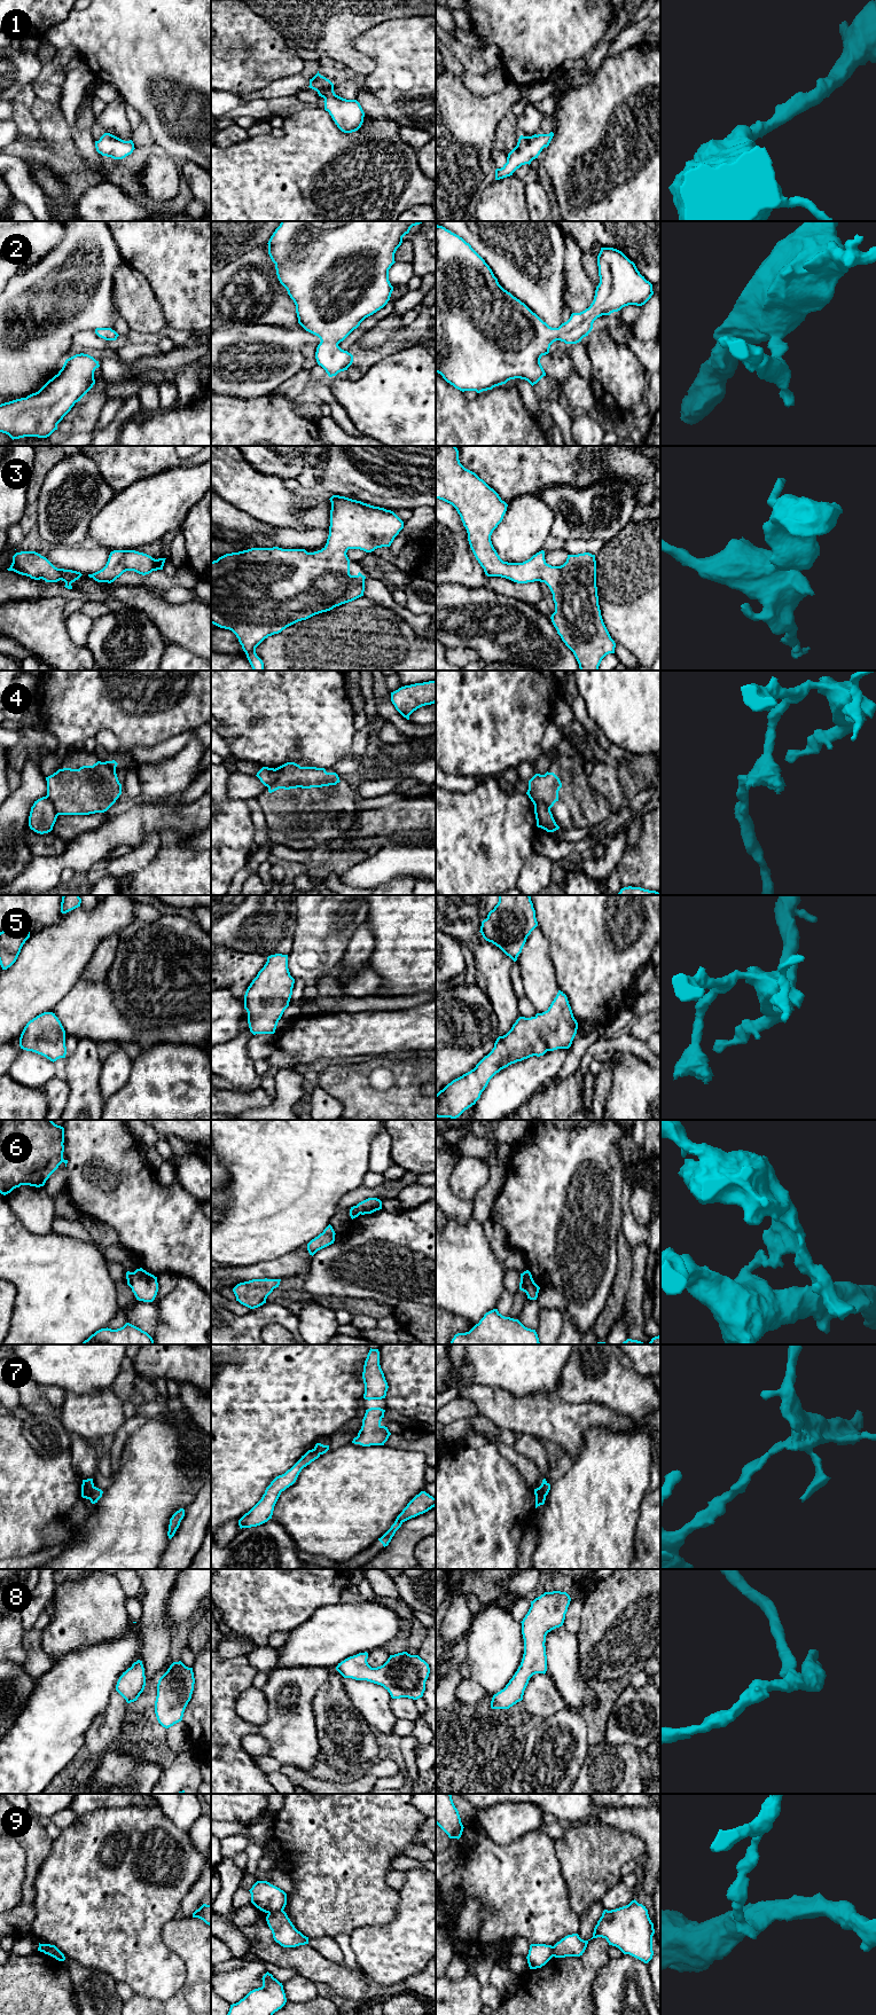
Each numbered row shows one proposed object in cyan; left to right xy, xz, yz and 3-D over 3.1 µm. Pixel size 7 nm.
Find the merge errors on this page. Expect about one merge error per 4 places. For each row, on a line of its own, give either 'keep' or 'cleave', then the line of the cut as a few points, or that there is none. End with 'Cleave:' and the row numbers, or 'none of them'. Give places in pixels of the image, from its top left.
1: keep; no cut
2: keep; no cut
3: keep; no cut
4: cleave; cut in xy along (46, 796), (59, 814)
5: keep; no cut
6: cleave; cut in yz along (522, 1273), (526, 1292)
7: cleave; cut in xy along (94, 1487), (88, 1498)
8: keep; no cut
9: cleave; cut in xz along (282, 1910), (268, 1913)
Cleave: 4, 6, 7, 9

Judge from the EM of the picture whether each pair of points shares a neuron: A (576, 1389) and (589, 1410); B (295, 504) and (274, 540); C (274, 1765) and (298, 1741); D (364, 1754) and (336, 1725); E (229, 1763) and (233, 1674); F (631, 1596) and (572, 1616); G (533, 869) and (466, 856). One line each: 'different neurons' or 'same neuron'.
A: different neurons
B: different neurons
C: different neurons
D: same neuron
E: same neuron
F: different neurons
G: different neurons

